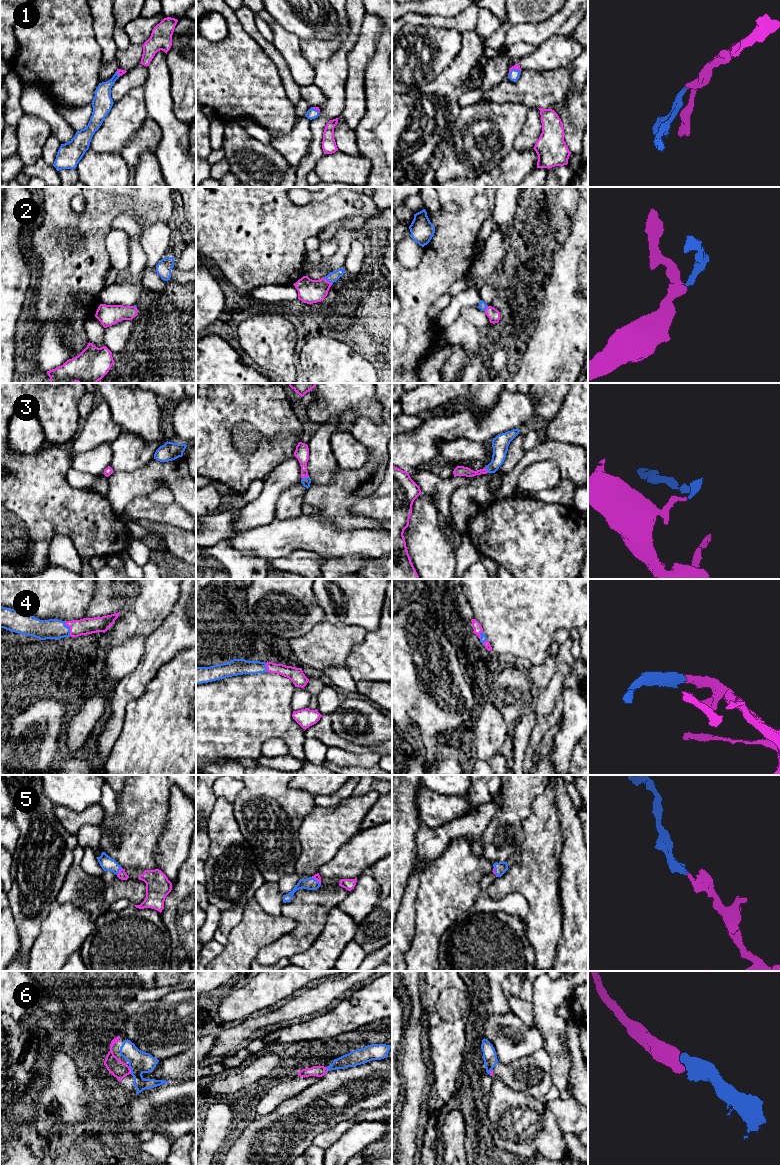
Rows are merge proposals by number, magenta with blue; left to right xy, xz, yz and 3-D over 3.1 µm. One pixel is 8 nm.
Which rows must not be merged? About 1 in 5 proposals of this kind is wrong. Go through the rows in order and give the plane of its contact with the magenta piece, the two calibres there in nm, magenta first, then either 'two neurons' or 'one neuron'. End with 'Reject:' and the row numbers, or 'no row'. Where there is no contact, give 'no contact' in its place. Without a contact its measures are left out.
1: meets magenta in yz; 50 nm thick on the magenta side, 80 nm on the other; one neuron
2: meets magenta in xz; 190 nm thick on the magenta side, 90 nm on the other; one neuron
3: meets magenta in xz; 110 nm thick on the magenta side, 70 nm on the other; one neuron
4: meets magenta in xy; 130 nm thick on the magenta side, 160 nm on the other; one neuron
5: meets magenta in xy; 70 nm thick on the magenta side, 110 nm on the other; one neuron
6: meets magenta in xy; 140 nm thick on the magenta side, 180 nm on the other; one neuron
Reject: no row

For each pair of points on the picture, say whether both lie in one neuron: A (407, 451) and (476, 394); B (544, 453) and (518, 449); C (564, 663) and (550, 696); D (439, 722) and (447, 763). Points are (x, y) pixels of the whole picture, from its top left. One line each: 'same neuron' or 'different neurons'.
A: different neurons
B: different neurons
C: same neuron
D: different neurons

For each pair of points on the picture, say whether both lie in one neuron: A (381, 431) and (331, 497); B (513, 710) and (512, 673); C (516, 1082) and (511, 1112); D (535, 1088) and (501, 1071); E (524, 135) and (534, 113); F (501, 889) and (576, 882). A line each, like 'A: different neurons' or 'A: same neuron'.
A: same neuron
B: same neuron
C: different neurons
D: same neuron
E: same neuron
F: different neurons

